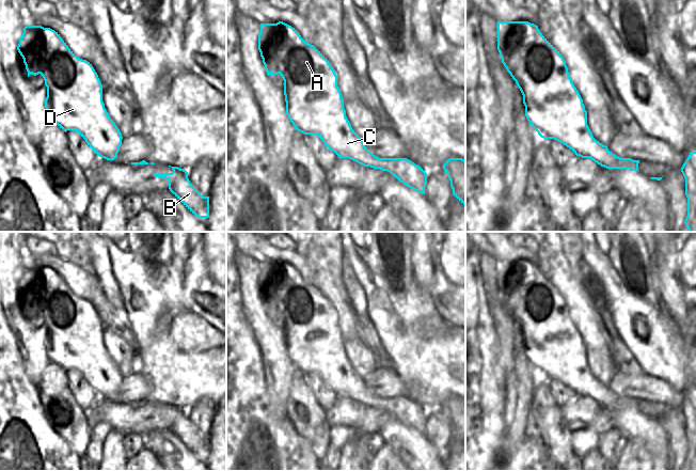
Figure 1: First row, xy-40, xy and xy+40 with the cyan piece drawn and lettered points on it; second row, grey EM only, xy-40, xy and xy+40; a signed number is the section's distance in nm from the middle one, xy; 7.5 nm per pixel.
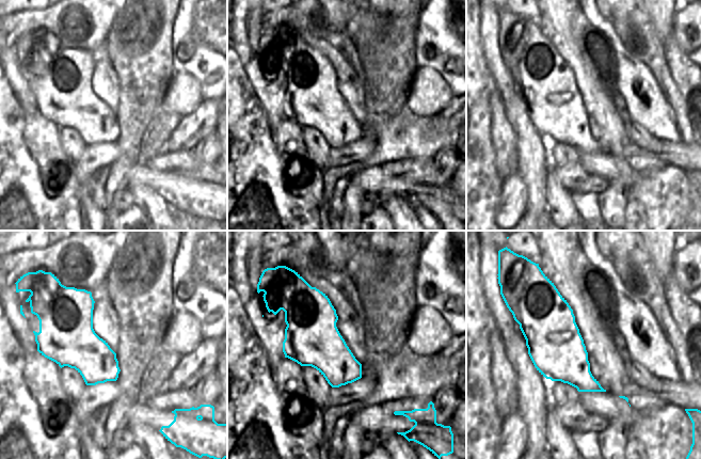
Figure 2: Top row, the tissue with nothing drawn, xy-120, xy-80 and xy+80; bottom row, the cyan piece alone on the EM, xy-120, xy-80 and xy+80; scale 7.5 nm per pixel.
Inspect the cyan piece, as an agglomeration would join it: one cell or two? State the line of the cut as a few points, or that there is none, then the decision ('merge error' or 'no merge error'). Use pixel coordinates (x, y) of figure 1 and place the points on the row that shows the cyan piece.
cut xy+40 (628, 158), (626, 163), (615, 163), (612, 168); merge error

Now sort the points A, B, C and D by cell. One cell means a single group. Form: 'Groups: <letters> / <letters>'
Groups: A C D / B.

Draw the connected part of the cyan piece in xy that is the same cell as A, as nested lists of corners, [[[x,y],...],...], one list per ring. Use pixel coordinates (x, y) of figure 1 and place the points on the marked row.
[[[279,21],[260,23],[258,50],[267,75],[280,74],[284,80],[286,114],[295,128],[304,135],[317,135],[339,158],[349,158],[364,167],[387,164],[389,158],[375,156],[363,139],[352,129],[337,87],[337,76],[327,58],[306,43],[291,26]]]

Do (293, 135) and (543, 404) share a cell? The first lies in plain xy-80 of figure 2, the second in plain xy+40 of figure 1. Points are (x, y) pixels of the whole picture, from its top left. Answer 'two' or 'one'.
one

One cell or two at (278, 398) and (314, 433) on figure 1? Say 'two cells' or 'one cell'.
two cells

